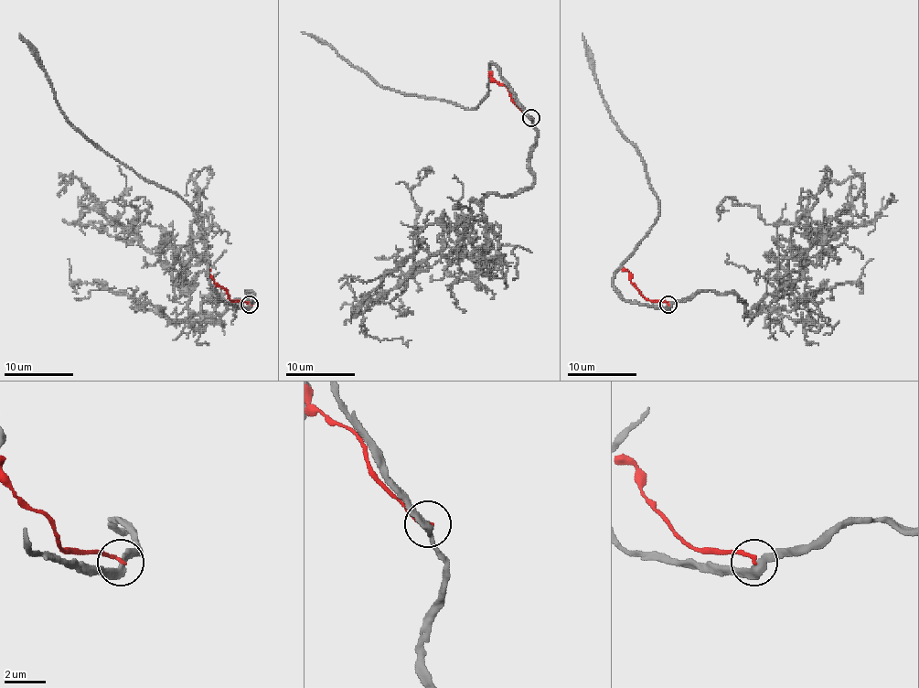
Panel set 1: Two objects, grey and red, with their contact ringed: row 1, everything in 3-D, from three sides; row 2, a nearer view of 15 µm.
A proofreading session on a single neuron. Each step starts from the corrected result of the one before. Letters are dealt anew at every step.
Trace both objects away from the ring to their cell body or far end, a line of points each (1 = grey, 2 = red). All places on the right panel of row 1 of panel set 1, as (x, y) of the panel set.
1: (668, 304), (630, 304), (614, 284), (615, 271), (655, 222), (659, 200), (646, 166), (610, 114), (582, 33)
2: (668, 304), (646, 298), (630, 281), (630, 274), (622, 269)

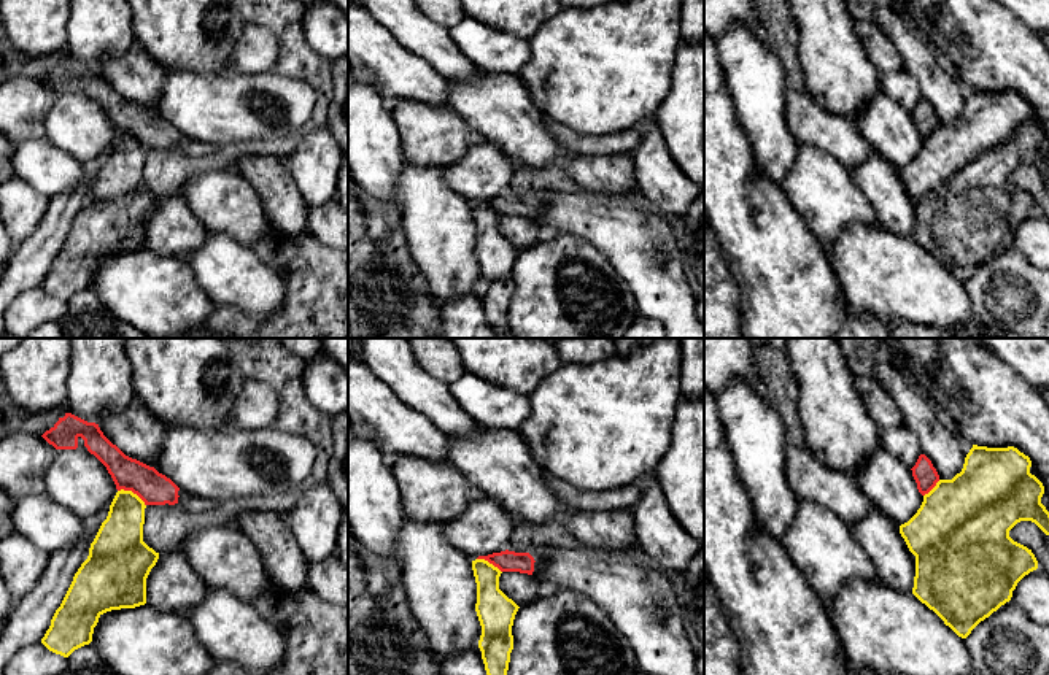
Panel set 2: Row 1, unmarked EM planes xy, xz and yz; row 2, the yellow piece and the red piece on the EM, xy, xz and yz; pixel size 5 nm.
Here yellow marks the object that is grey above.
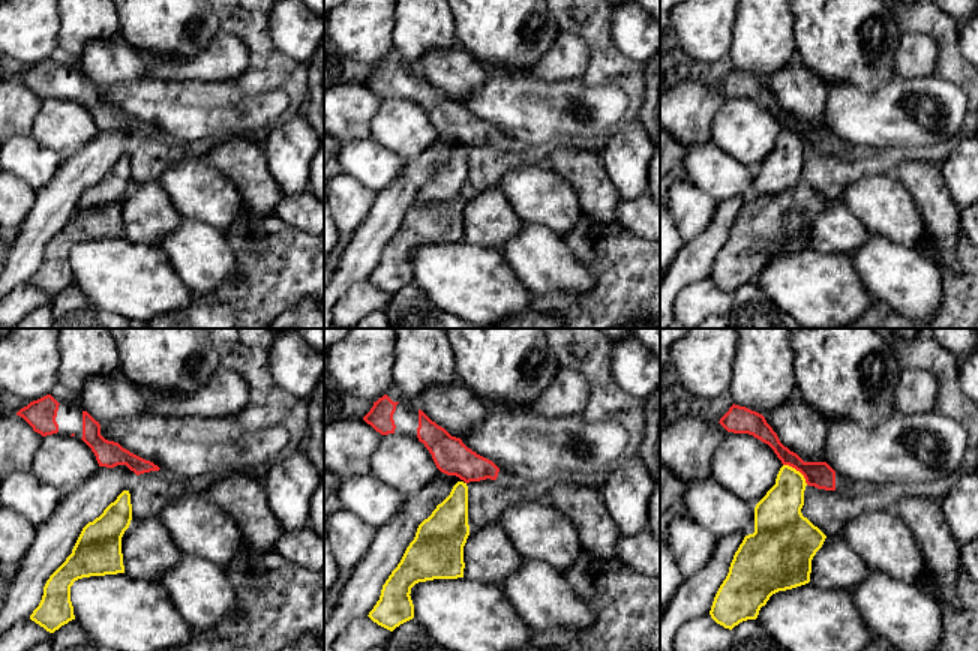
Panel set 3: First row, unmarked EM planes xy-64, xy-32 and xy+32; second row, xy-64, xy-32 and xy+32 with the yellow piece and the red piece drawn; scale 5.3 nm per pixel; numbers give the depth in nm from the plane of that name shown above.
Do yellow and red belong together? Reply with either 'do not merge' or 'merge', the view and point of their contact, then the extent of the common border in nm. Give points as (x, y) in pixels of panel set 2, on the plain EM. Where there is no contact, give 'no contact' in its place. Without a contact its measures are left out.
do not merge | xy (131, 135) | 170 nm

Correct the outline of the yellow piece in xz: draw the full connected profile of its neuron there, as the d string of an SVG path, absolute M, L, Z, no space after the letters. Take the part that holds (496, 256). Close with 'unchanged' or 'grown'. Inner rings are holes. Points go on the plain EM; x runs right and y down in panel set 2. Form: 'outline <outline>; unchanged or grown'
outline M485 203L472 205L477 227L475 256L482 270L478 292L490 326L501 338L513 338L507 327L510 297L513 294L512 270L518 249L499 233L501 214Z; unchanged

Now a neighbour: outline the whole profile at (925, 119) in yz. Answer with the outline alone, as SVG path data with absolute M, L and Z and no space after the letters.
M925 98L919 100L915 110L911 114L922 140L928 138L939 125L936 113Z

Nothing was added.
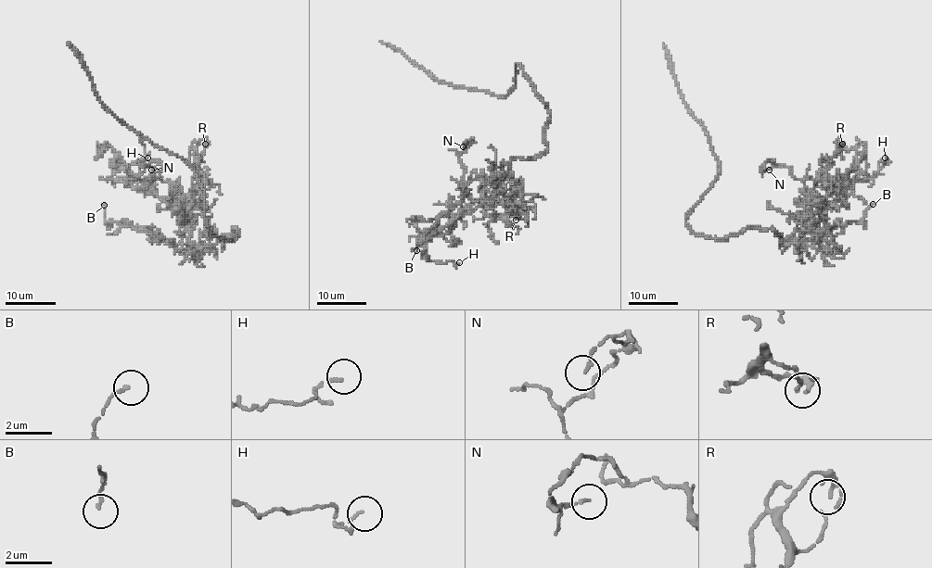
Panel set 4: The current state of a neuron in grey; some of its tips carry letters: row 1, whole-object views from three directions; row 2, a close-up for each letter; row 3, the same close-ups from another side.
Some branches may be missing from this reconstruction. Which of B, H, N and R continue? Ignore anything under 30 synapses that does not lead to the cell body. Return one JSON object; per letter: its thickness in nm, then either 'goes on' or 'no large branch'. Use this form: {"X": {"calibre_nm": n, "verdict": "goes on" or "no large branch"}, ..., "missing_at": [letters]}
{"B": {"calibre_nm": 130, "verdict": "no large branch"}, "H": {"calibre_nm": 90, "verdict": "no large branch"}, "N": {"calibre_nm": 120, "verdict": "no large branch"}, "R": {"calibre_nm": 80, "verdict": "no large branch"}, "missing_at": []}

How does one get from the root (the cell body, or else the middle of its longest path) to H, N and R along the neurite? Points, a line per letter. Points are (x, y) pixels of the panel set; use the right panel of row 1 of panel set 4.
H: (724, 239), (759, 226), (784, 245), (821, 217), (831, 191), (872, 180), (885, 157)
N: (724, 239), (759, 226), (784, 245), (821, 217), (831, 184), (796, 180), (768, 159), (761, 170), (769, 170)
R: (724, 239), (759, 226), (772, 229), (784, 245), (797, 230), (820, 220), (828, 195), (827, 169), (842, 144)

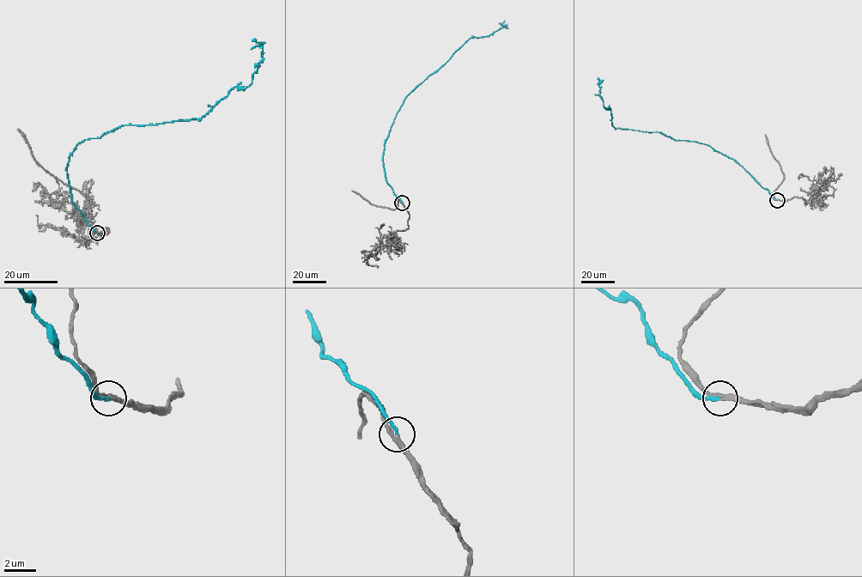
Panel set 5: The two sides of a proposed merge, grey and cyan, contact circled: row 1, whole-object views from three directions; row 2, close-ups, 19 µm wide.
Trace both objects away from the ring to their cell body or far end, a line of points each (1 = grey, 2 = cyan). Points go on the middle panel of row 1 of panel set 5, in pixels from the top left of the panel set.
1: (402, 203), (409, 215), (409, 227), (393, 233), (389, 244), (367, 258), (369, 265), (379, 266)
2: (402, 203), (385, 180), (383, 159), (385, 140), (404, 98), (470, 38), (488, 36), (506, 26), (499, 23)

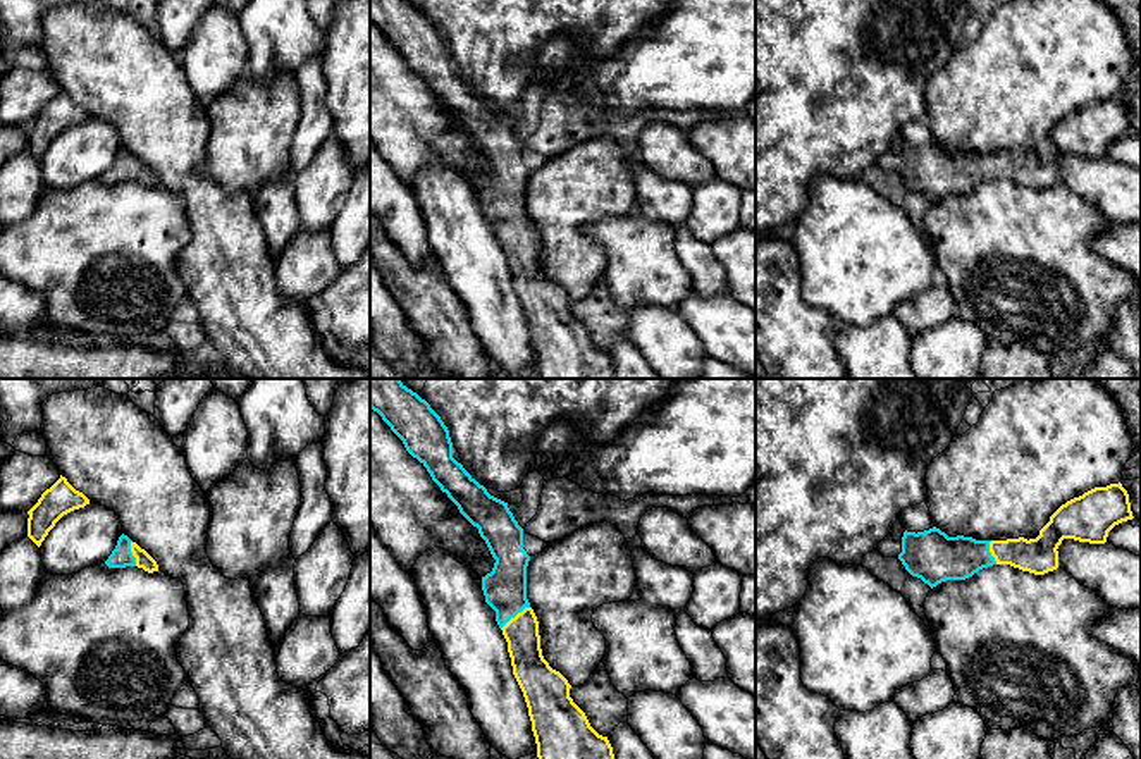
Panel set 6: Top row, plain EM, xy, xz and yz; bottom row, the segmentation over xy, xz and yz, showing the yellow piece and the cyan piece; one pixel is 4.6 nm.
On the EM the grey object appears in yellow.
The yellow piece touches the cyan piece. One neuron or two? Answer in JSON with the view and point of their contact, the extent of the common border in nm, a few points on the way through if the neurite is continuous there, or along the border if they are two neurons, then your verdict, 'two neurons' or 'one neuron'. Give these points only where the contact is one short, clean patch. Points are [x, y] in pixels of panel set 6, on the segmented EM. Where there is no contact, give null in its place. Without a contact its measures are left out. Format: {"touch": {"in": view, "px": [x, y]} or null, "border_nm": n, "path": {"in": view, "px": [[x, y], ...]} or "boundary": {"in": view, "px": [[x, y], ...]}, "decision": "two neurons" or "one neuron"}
{"touch": {"in": "xz", "px": [517, 615]}, "border_nm": 170, "path": {"in": "xz", "px": [[522, 632], [517, 615], [505, 587]]}, "decision": "one neuron"}

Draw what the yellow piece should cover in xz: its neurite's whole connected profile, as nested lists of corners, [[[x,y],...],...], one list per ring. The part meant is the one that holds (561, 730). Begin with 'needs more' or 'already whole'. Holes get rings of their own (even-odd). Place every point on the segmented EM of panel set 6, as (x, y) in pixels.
needs more; [[[370,379],[370,408],[377,411],[391,430],[403,441],[406,451],[430,473],[432,480],[458,506],[459,513],[478,528],[492,558],[490,573],[482,577],[485,602],[496,611],[496,621],[508,642],[513,675],[523,692],[539,759],[614,759],[608,737],[599,735],[585,713],[570,697],[568,680],[542,656],[539,621],[527,599],[527,566],[530,556],[523,549],[523,528],[515,520],[508,503],[490,496],[453,458],[449,430],[441,417],[416,392],[399,379]]]

